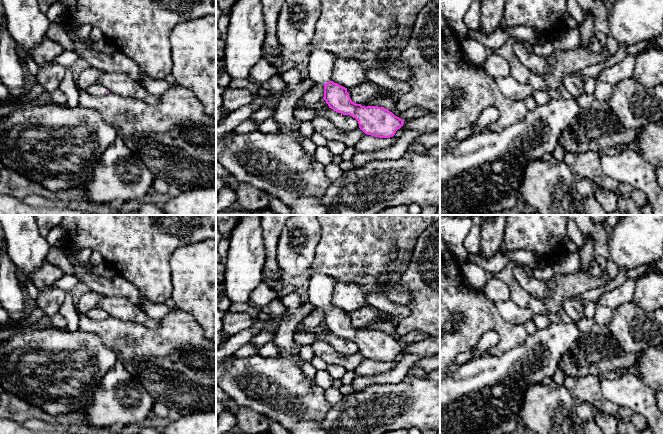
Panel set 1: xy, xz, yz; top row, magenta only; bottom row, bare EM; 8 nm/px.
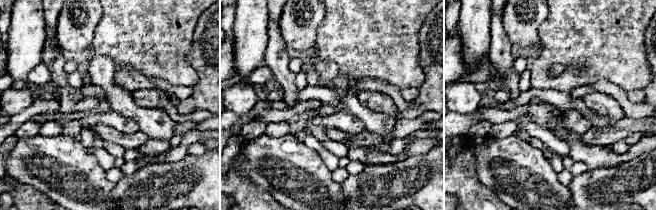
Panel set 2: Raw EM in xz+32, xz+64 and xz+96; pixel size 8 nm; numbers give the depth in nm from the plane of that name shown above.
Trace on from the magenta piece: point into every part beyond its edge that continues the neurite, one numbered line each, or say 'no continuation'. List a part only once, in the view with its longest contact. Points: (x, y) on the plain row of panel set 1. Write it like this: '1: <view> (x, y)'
1: xz (320, 287)

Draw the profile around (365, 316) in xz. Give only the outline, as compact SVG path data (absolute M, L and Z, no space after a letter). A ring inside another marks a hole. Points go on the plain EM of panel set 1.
M371 306L363 307L352 312L347 312L347 316L349 317L352 326L356 328L362 328L375 323L384 322L379 318L379 310Z

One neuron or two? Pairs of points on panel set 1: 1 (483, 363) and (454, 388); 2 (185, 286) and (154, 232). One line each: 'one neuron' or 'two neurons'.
1: one neuron
2: two neurons

